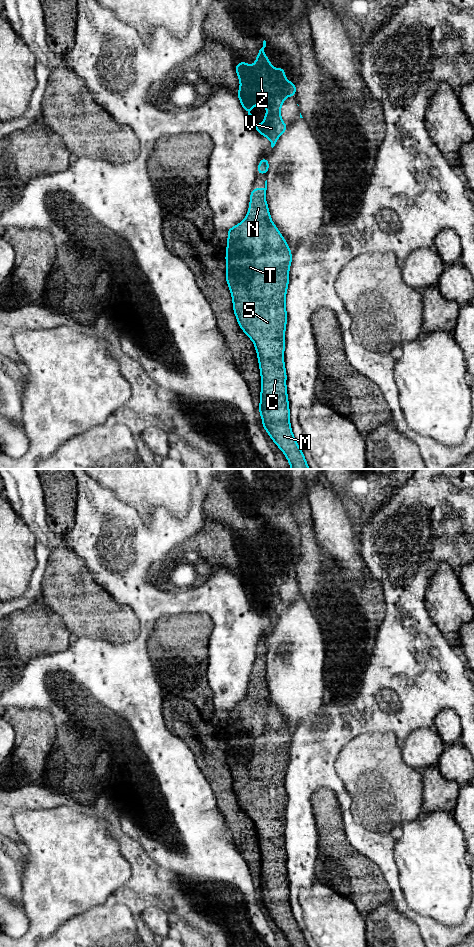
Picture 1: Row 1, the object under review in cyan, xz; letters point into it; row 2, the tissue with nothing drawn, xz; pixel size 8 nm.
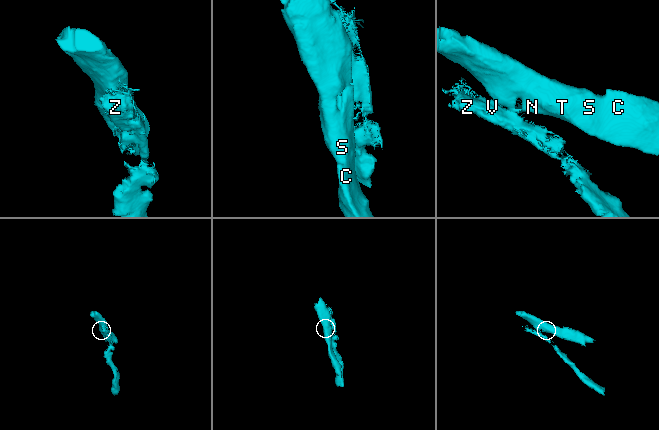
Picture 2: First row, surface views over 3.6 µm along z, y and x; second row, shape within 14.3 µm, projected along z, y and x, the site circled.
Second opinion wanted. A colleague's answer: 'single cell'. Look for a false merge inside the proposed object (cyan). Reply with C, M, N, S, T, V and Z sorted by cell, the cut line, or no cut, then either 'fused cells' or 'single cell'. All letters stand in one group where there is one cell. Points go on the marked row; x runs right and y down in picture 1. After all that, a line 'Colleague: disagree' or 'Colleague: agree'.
C M N S T / V Z; cut in xz along (264, 158), (265, 173); fused cells
Colleague: disagree

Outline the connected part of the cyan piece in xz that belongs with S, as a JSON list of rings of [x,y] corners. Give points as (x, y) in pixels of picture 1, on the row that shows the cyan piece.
[[[253,188],[245,219],[227,229],[226,281],[239,327],[253,341],[257,352],[262,382],[259,405],[262,425],[285,454],[291,469],[310,469],[292,434],[284,364],[287,323],[285,300],[292,255],[285,238],[271,220],[265,195],[265,188]]]

